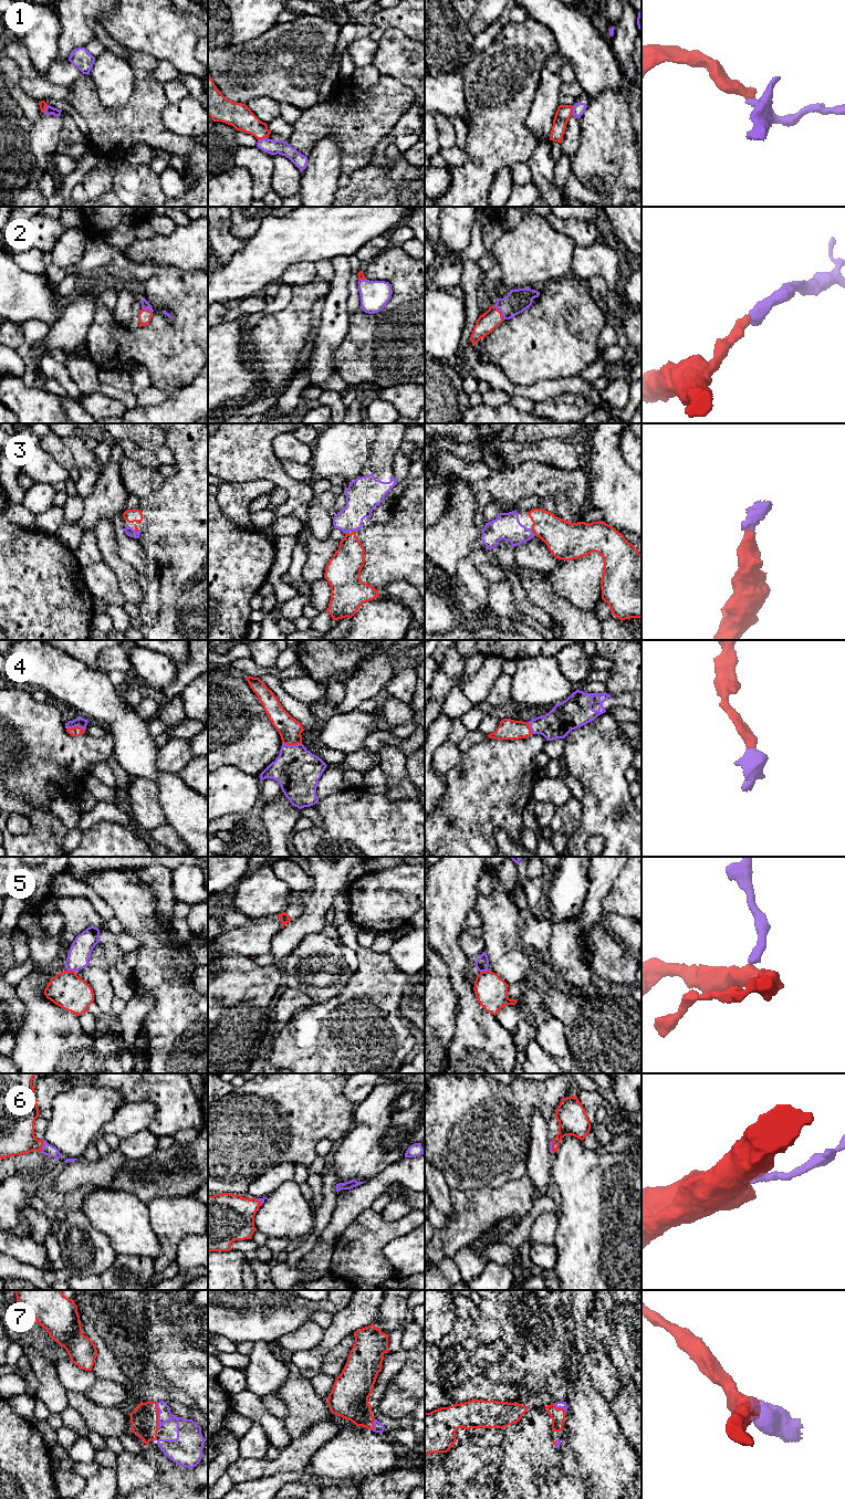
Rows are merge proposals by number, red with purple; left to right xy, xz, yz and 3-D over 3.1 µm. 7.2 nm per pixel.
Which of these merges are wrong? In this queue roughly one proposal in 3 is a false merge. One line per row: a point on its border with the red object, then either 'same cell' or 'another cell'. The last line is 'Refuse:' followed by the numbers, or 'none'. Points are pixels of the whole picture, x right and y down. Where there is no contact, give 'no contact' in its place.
1: meets red in xz at (262, 138); another cell
2: meets red in yz at (500, 312); same cell
3: meets red in xz at (353, 531); same cell
4: meets red in xz at (291, 744); same cell
5: meets red in xy at (71, 971); another cell
6: meets red in xy at (42, 1145); same cell
7: meets red in xy at (157, 1415); same cell
Refuse: 1, 5

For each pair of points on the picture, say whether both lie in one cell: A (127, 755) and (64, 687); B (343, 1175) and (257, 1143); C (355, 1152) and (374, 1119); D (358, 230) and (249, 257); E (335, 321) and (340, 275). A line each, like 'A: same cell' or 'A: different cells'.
A: same cell
B: different cells
C: same cell
D: same cell
E: same cell

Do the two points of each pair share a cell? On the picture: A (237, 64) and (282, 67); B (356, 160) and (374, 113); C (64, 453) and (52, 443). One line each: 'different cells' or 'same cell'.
A: same cell
B: same cell
C: same cell

